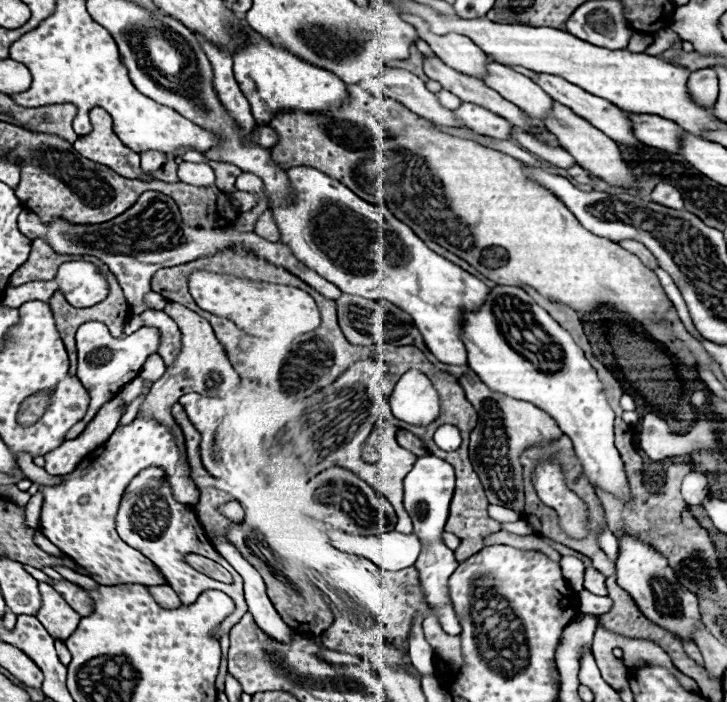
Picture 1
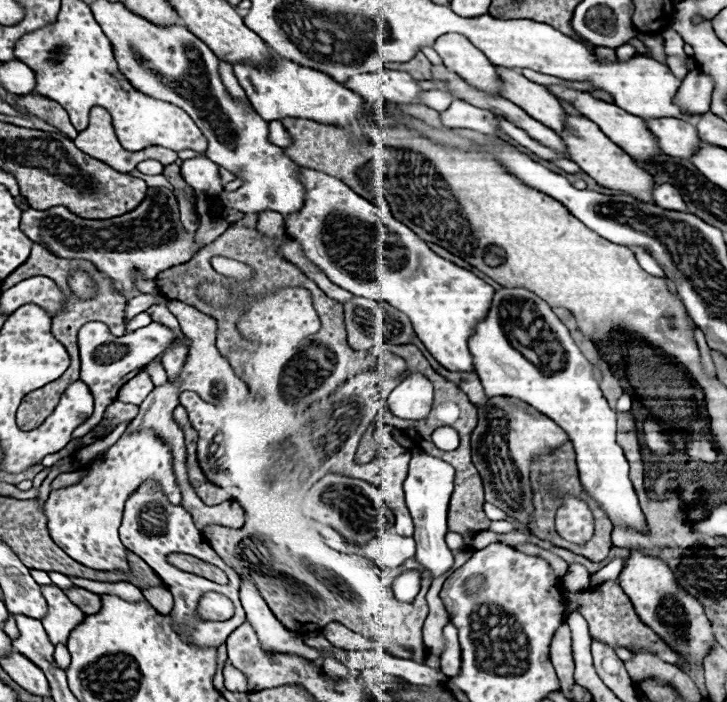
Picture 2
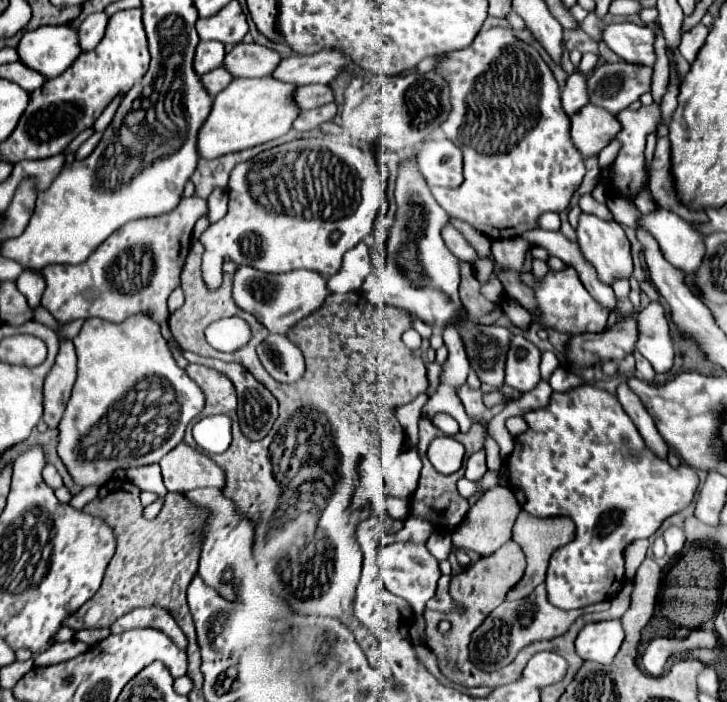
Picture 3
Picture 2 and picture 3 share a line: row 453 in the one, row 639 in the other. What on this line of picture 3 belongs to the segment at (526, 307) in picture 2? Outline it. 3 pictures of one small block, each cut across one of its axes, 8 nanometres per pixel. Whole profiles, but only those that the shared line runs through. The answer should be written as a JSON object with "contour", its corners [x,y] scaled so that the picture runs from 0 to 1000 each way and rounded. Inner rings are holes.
{"contour":[[[831,883],[806,889],[792,909],[792,929],[801,940],[839,946],[858,912],[853,883]]]}

